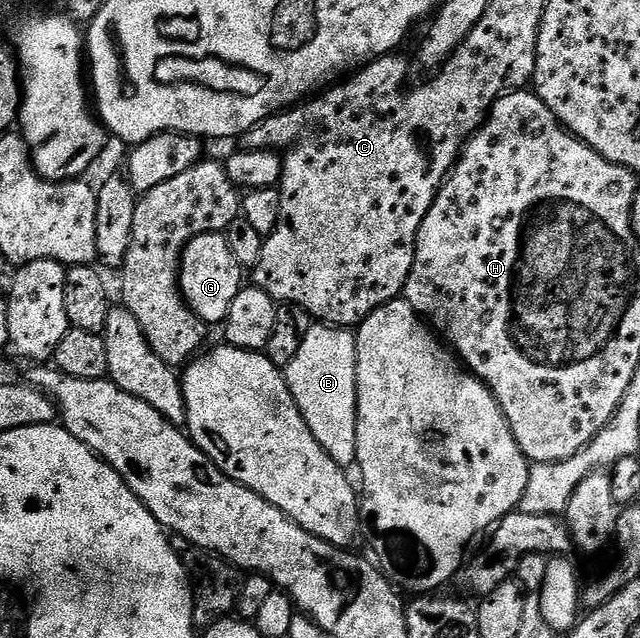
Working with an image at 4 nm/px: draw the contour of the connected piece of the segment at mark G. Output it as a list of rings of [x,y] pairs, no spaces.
[[[225,233],[201,234],[184,248],[182,267],[178,270],[178,287],[196,317],[207,324],[222,324],[228,316],[228,308],[232,308],[232,300],[236,300],[236,296],[242,291],[242,274],[243,267],[238,265],[236,256],[232,256],[232,248],[228,248]]]

